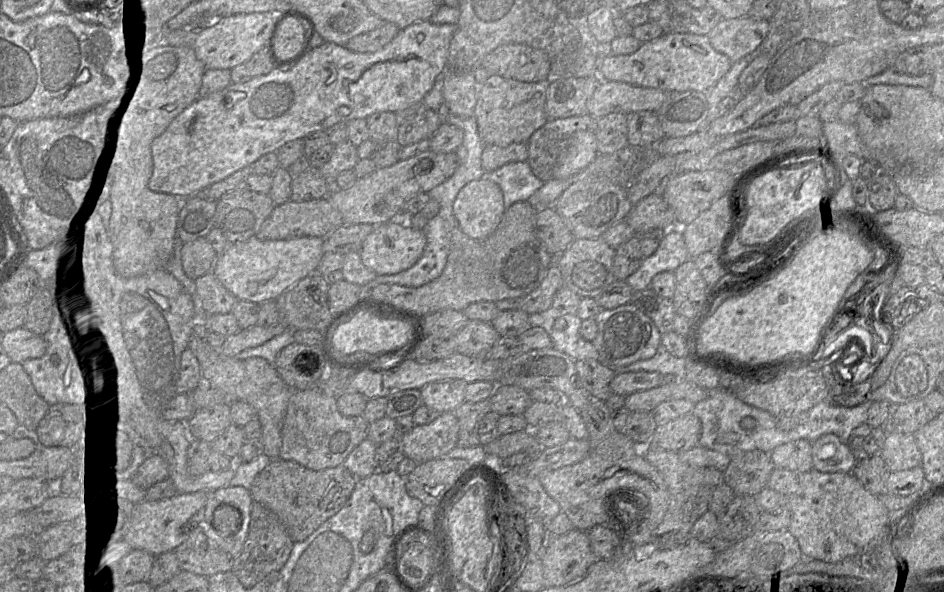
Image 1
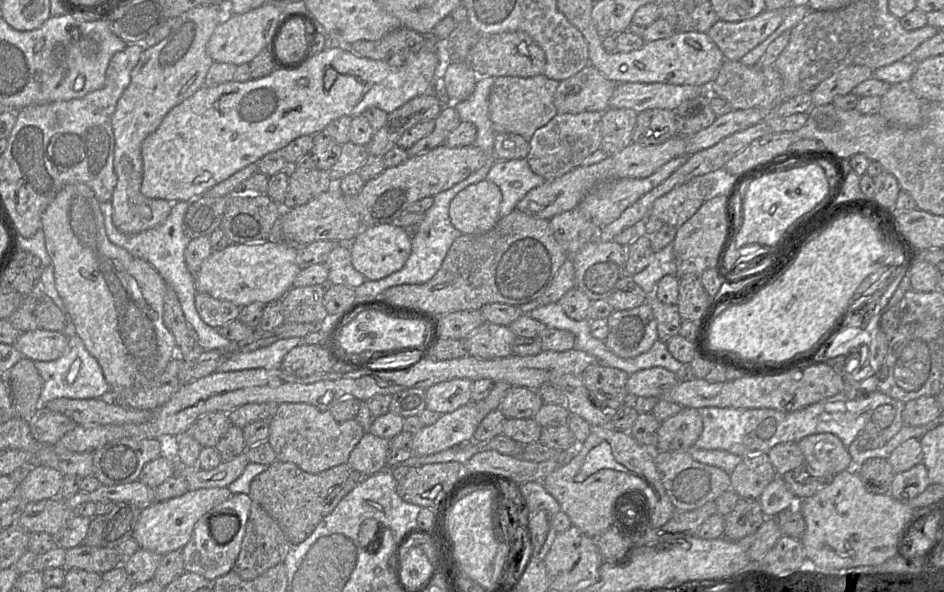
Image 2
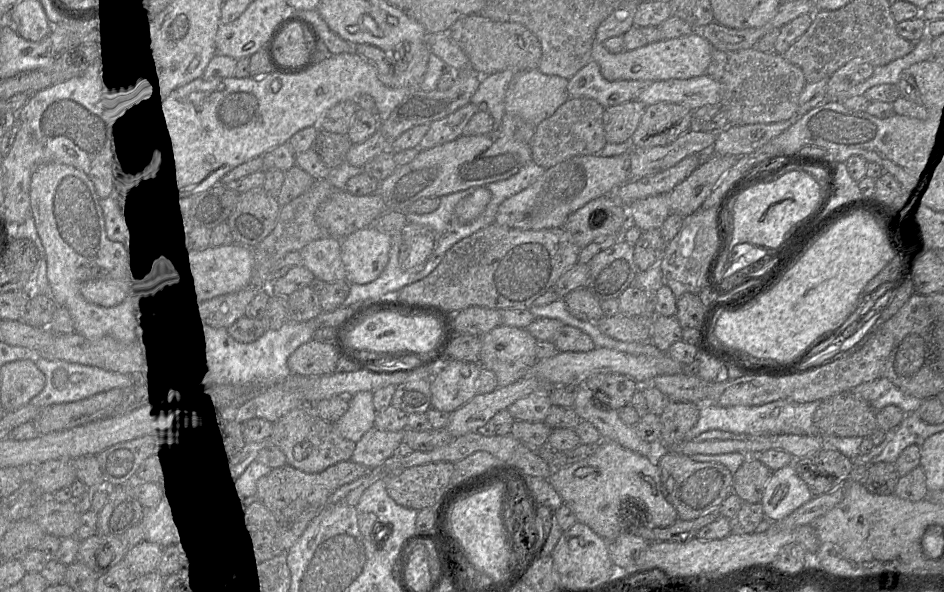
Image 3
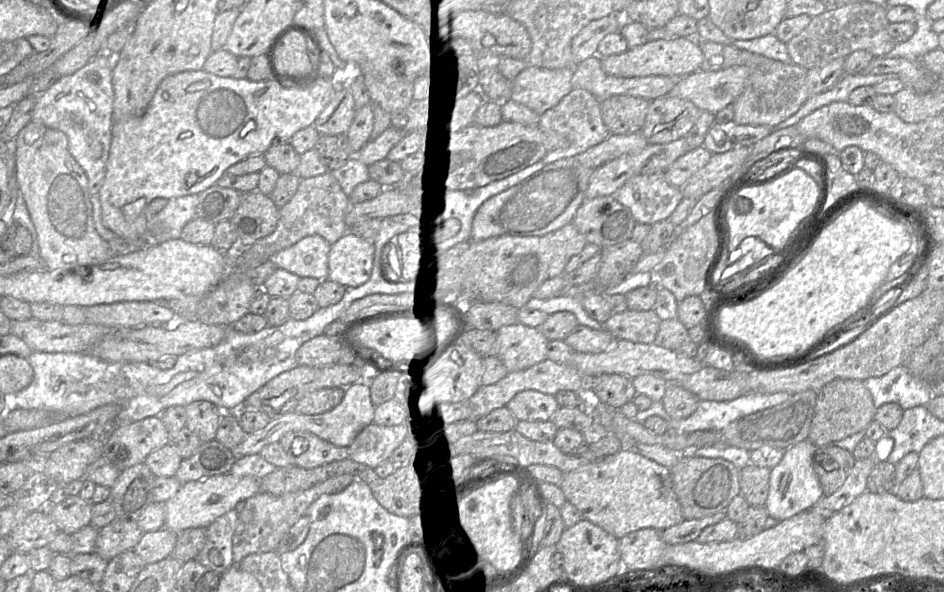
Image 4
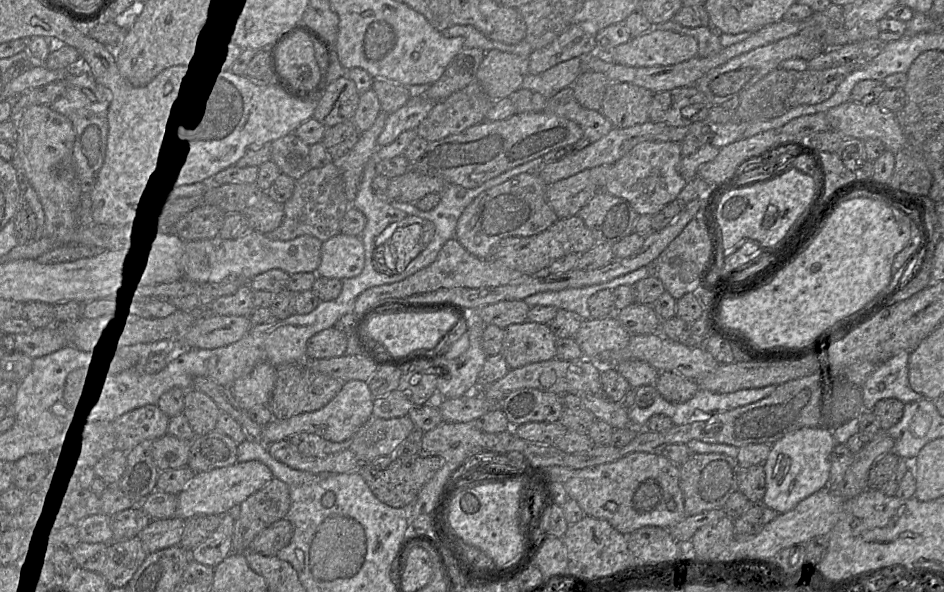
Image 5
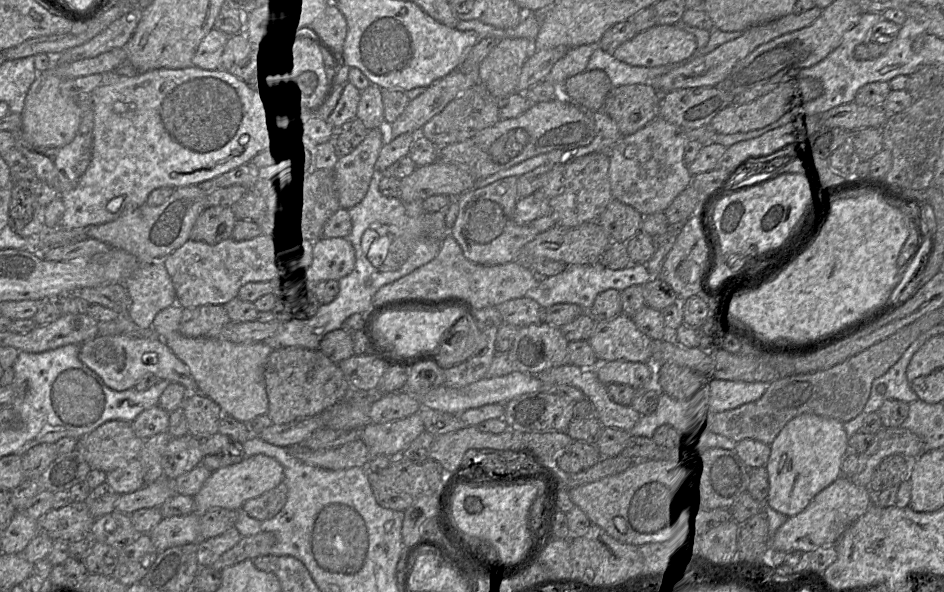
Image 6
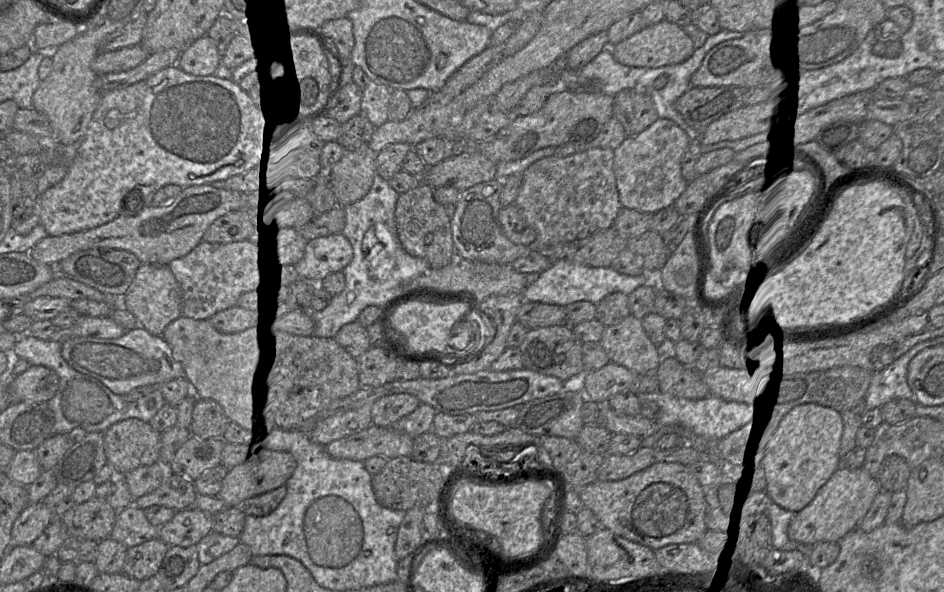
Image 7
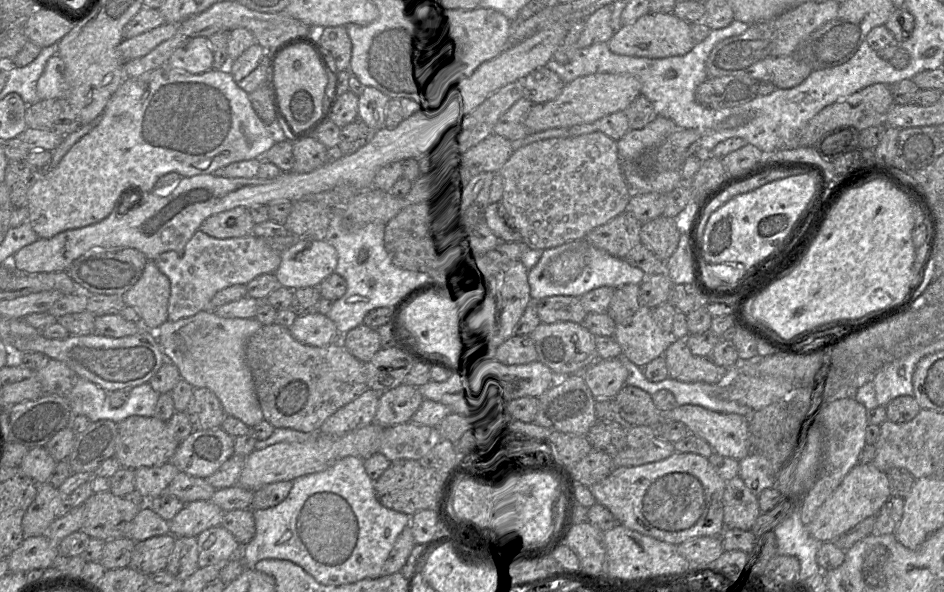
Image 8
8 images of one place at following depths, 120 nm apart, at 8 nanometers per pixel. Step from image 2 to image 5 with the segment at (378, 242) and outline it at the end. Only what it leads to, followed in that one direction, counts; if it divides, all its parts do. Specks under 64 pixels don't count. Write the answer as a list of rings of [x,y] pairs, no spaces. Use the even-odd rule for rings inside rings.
[[[339,233],[321,246],[318,277],[348,279],[359,275],[364,268],[364,247],[360,236]]]

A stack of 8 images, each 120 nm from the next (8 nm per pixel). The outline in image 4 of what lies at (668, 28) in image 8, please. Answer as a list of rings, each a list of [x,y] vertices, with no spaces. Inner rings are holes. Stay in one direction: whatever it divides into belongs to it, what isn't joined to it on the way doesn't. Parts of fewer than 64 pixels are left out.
[[[672,38],[667,40],[648,41],[629,48],[619,55],[602,58],[602,68],[608,75],[633,78],[648,76],[685,77],[700,70],[703,52],[696,38]]]

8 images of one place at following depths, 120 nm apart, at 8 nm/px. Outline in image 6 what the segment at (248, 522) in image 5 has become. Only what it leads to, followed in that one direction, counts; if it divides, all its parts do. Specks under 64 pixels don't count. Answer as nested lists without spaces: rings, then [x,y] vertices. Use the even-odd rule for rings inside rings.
[[[284,481],[276,488],[245,502],[243,511],[256,520],[264,521],[276,516],[287,502],[287,486]]]

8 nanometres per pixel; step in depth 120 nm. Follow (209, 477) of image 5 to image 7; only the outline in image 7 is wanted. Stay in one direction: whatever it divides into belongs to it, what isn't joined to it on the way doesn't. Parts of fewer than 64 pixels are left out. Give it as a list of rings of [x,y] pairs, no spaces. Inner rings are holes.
[[[269,447],[252,450],[239,463],[229,469],[216,496],[223,500],[227,507],[241,508],[245,500],[285,485],[293,475],[296,466],[297,463],[293,455],[285,450]]]

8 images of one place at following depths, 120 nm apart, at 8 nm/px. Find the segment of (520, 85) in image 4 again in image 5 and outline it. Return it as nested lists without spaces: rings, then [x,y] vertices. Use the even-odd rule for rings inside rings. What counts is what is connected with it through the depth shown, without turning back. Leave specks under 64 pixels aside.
[[[579,57],[559,63],[543,73],[527,74],[522,87],[538,92],[550,99],[558,92],[570,88],[582,72],[582,59]]]

